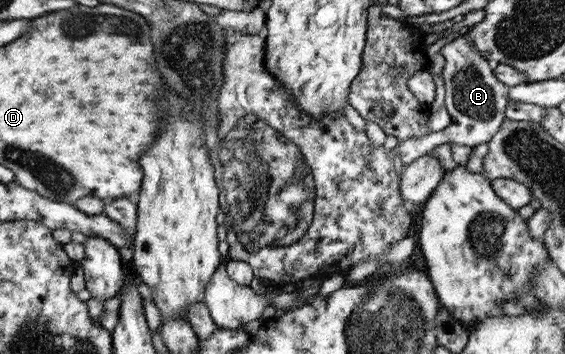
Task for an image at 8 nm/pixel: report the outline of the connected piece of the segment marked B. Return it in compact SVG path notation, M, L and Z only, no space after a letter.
M465 34L454 38L442 47L440 53L446 60L442 76L445 81L445 106L451 115L451 124L442 131L430 132L428 137L400 142L396 152L403 167L420 156L430 154L432 149L442 143L458 143L472 148L488 143L507 118L505 111L509 107L510 87L497 78L492 65L482 56L482 52L478 52L478 47L470 36Z

